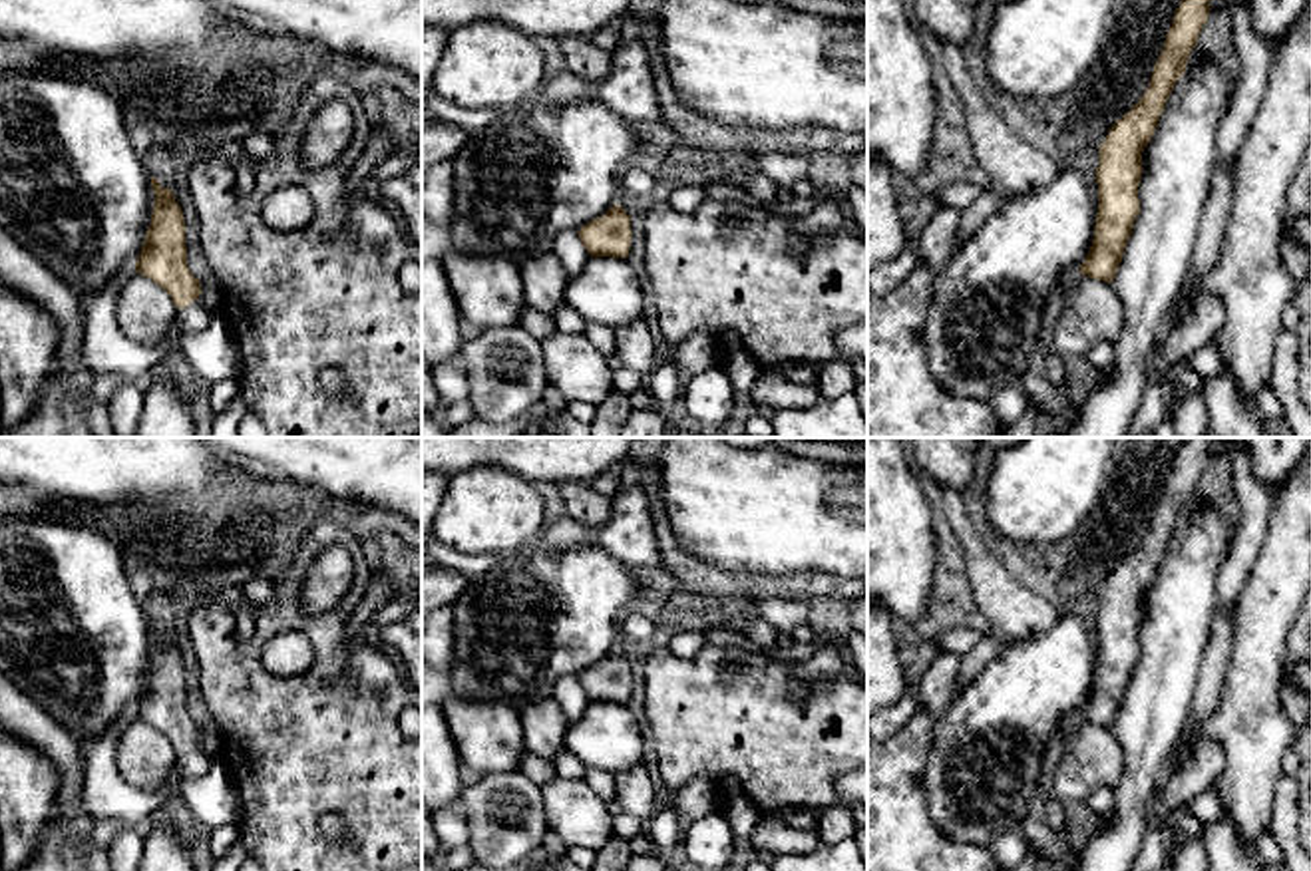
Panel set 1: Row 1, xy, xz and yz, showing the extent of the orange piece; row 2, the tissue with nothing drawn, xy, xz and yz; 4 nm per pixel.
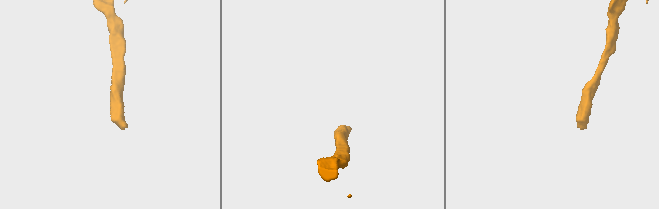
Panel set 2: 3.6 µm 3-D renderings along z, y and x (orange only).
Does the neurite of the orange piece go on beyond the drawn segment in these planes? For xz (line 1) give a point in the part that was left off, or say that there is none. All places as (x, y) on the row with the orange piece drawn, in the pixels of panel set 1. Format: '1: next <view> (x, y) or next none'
1: next none

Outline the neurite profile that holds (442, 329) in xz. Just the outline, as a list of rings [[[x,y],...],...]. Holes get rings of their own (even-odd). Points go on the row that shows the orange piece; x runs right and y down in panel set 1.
[[[440,259],[422,261],[422,354],[444,362],[460,352],[466,328]]]

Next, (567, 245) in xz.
[[[577,231],[559,233],[551,253],[563,262],[571,276],[579,274],[591,257]]]

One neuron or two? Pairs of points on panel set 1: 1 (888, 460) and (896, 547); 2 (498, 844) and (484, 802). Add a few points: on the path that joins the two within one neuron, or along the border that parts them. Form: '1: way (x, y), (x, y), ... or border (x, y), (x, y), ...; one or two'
1: way (888, 482), (888, 525); one
2: way (498, 834), (492, 812); one

